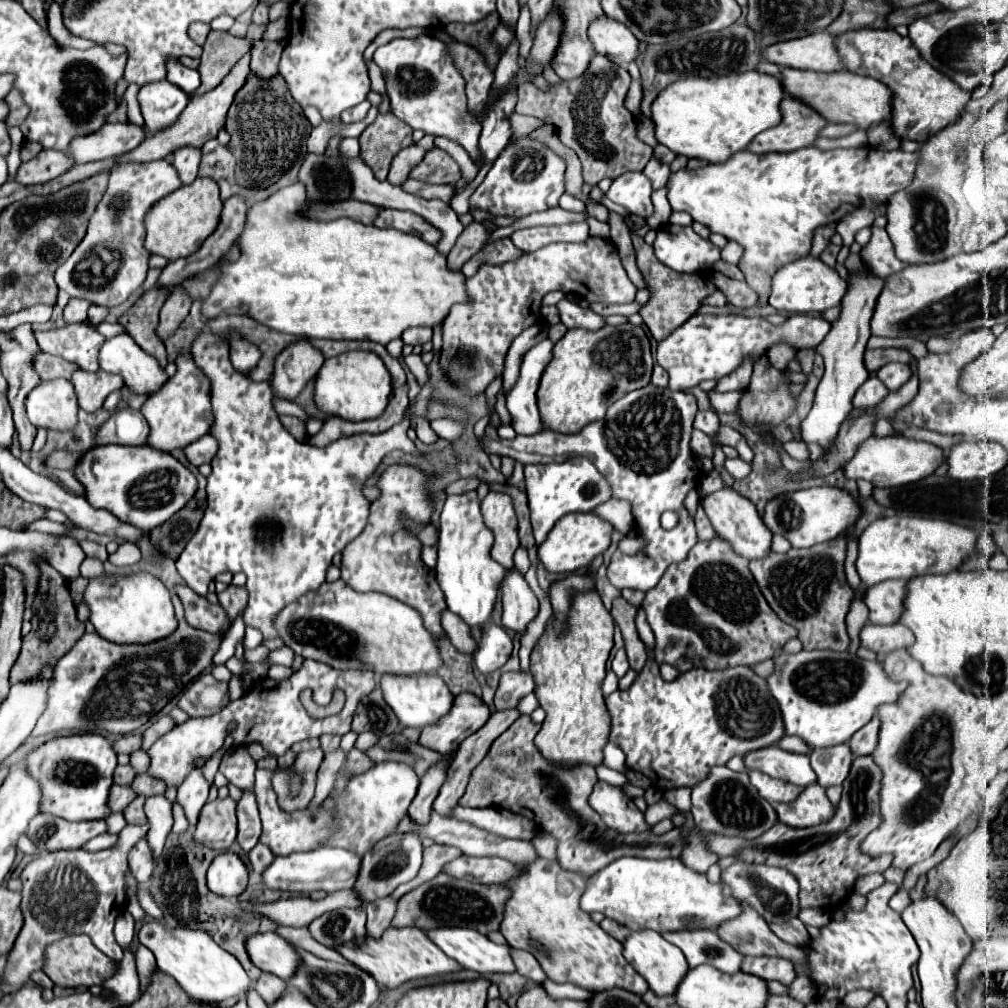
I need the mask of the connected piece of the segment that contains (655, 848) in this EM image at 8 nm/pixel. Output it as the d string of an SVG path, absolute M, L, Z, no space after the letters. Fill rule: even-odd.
M528 715L518 717L490 747L482 763L472 771L470 783L466 787L462 807L502 807L512 813L524 815L538 825L540 831L550 833L558 839L558 861L564 869L576 871L584 877L594 875L604 865L614 859L632 855L646 859L668 859L680 857L684 839L680 829L672 829L666 835L632 833L620 835L608 829L600 815L588 805L588 795L594 783L598 781L596 771L590 765L578 767L556 767L548 763L540 751L534 747L534 735L540 731L540 725L534 723Z

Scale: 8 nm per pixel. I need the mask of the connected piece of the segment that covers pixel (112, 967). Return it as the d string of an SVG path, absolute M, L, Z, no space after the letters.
M68 935L68 937L52 943L44 953L44 967L42 967L42 971L58 987L78 987L78 985L92 987L92 985L96 985L96 979L100 979L98 983L102 983L108 977L112 977L116 973L116 969L118 969L118 963L114 959L108 959L100 949L96 949L86 935Z

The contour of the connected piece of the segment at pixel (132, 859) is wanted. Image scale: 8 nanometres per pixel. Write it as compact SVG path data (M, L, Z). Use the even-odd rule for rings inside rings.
M142 837L128 853L128 865L138 883L148 883L148 879L152 875L154 859L152 859L152 849L150 849L146 837Z

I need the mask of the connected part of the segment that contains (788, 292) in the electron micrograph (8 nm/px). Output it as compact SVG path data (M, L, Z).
M806 255L776 271L776 275L772 277L772 291L768 303L774 309L786 313L822 313L824 309L838 307L844 293L846 293L846 281L838 275L838 271L834 267L828 267L818 257Z

